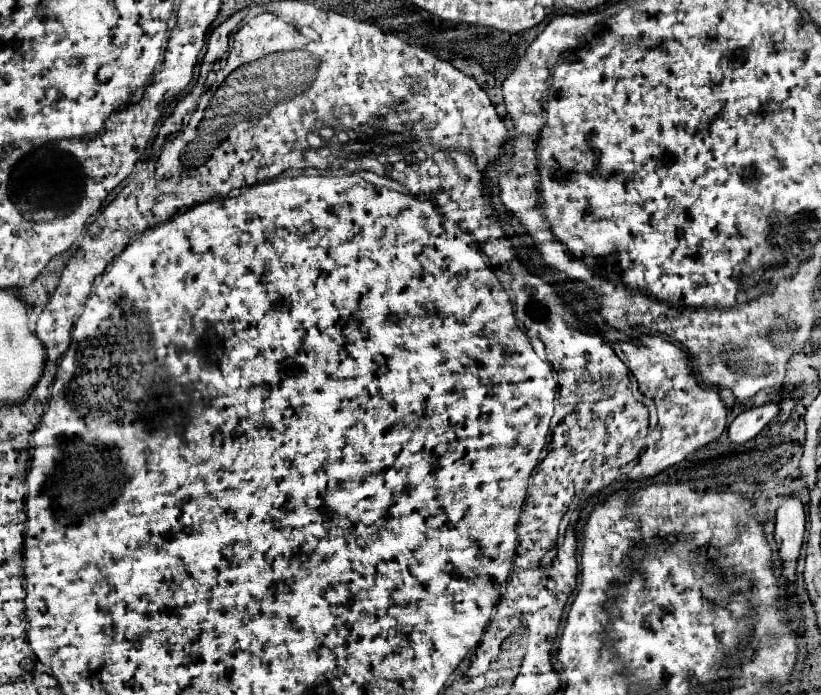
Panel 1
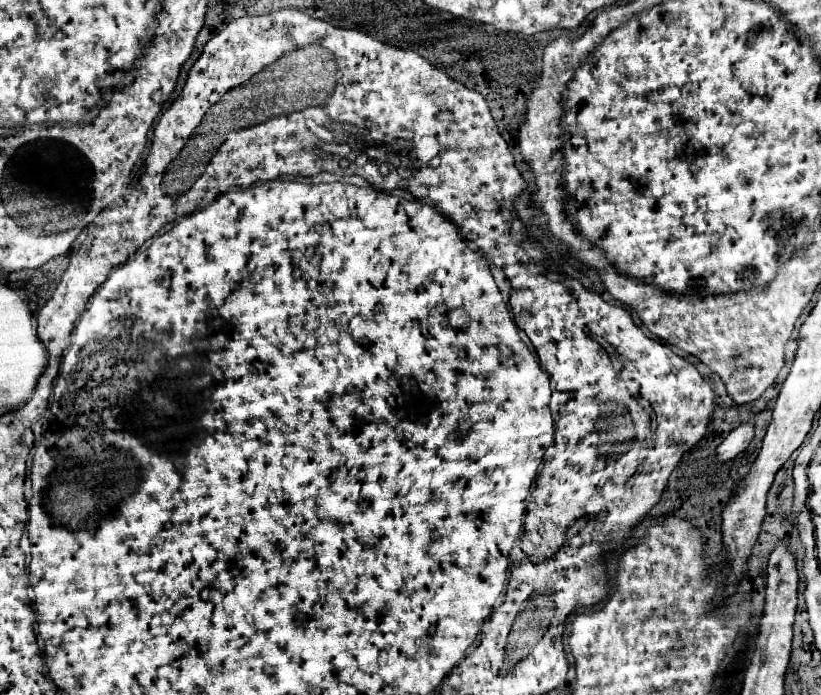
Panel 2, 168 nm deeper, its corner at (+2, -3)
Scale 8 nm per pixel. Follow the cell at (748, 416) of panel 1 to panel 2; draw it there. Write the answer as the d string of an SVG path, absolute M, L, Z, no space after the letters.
M743 423L743 425L735 427L723 439L723 443L717 447L717 459L719 461L731 461L735 455L739 455L741 451L747 449L751 439L753 439L753 423Z

